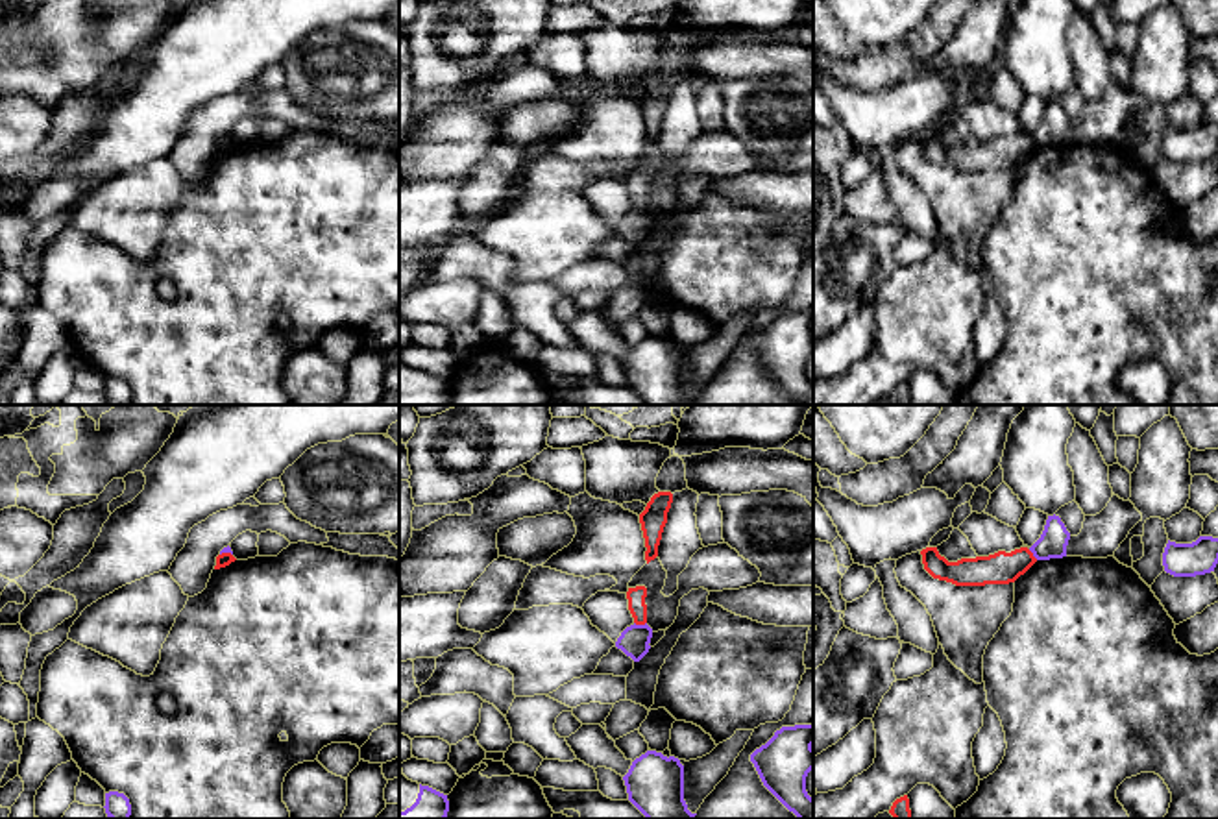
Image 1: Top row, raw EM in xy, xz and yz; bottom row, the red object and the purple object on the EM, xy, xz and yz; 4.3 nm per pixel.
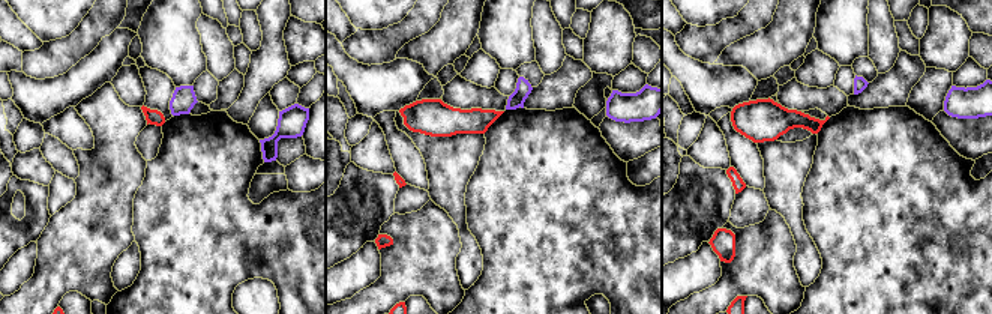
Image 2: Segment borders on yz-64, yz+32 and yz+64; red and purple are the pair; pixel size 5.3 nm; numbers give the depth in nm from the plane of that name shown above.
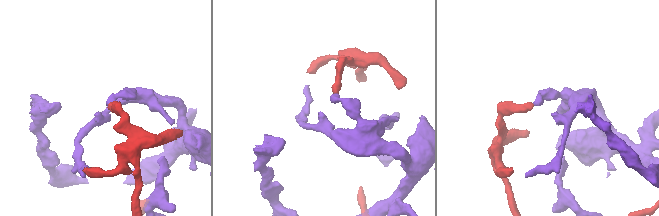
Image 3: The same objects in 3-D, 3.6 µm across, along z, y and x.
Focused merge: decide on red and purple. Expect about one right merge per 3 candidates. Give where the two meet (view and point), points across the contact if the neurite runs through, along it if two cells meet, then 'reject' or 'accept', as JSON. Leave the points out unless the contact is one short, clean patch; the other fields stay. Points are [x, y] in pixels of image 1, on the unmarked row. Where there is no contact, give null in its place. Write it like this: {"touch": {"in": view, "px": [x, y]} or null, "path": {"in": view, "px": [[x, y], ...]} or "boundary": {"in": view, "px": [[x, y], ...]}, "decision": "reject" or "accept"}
{"touch": {"in": "xz", "px": [640, 209]}, "boundary": {"in": "xz", "px": [[634, 207], [645, 209]]}, "decision": "reject"}

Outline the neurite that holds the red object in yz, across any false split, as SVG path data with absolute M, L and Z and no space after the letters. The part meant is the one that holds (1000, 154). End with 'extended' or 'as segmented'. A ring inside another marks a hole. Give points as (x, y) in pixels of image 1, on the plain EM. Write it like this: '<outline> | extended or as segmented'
M926 133L920 141L924 155L933 165L946 166L956 172L1009 170L1037 148L1028 133L1020 133L1011 139L998 137L989 142L961 144L957 148L948 148L939 141L937 133Z | as segmented

